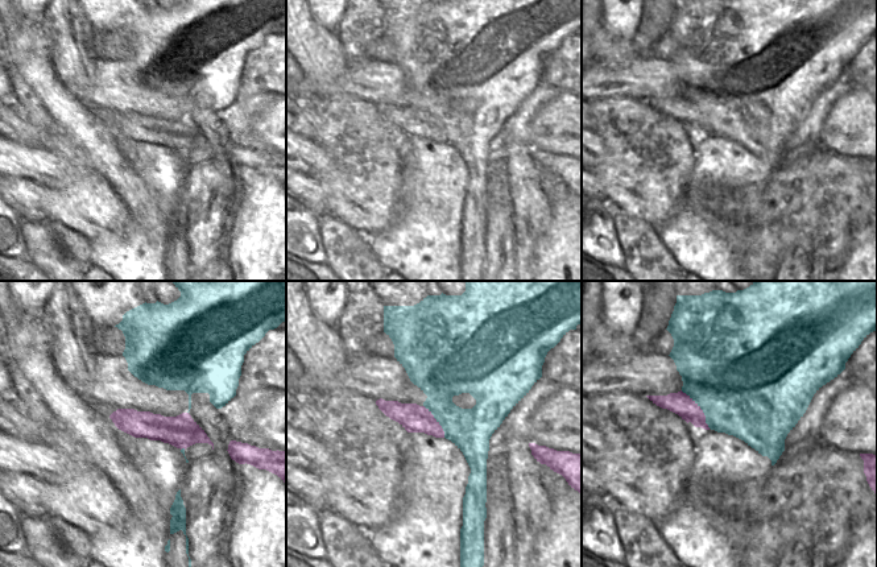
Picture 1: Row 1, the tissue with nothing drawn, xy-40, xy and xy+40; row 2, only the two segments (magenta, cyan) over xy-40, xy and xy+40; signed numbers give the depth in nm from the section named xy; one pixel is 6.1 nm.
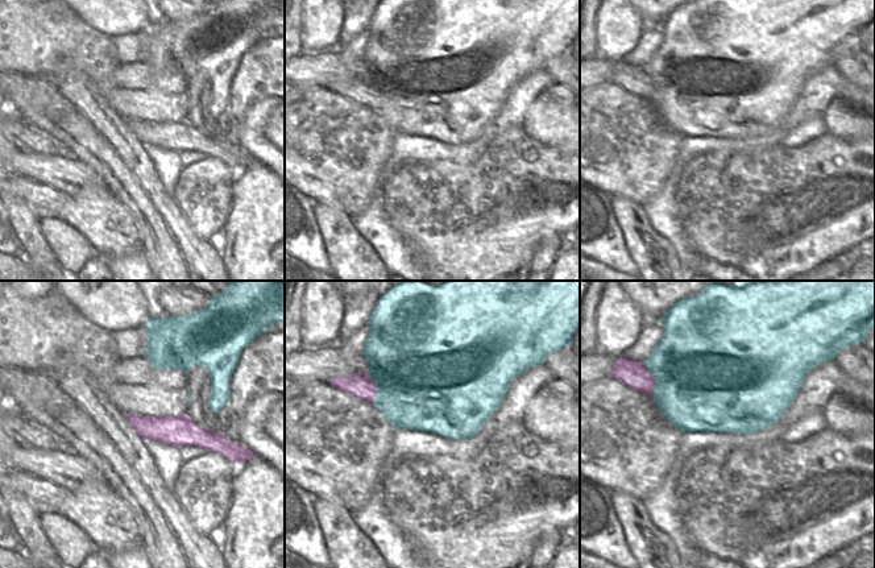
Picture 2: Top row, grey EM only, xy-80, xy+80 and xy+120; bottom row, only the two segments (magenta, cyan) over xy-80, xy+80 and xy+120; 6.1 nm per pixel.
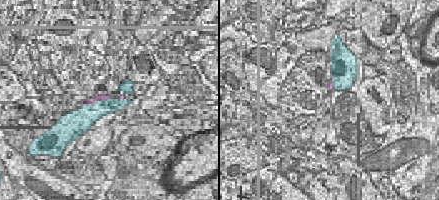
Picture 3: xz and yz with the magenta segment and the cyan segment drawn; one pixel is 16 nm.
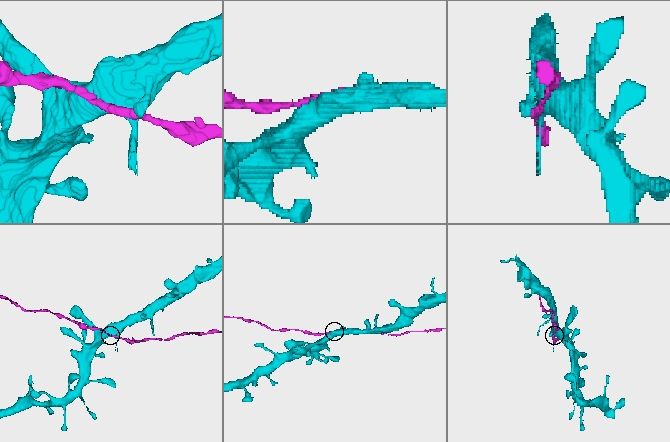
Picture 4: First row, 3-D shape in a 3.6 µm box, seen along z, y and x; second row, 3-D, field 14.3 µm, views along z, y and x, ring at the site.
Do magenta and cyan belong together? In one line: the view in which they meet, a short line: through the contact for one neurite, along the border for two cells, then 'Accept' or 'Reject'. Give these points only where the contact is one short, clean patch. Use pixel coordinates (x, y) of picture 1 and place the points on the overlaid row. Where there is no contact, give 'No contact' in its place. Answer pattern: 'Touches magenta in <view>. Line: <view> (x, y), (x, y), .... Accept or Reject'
Touches magenta in xy+40. Reject.

